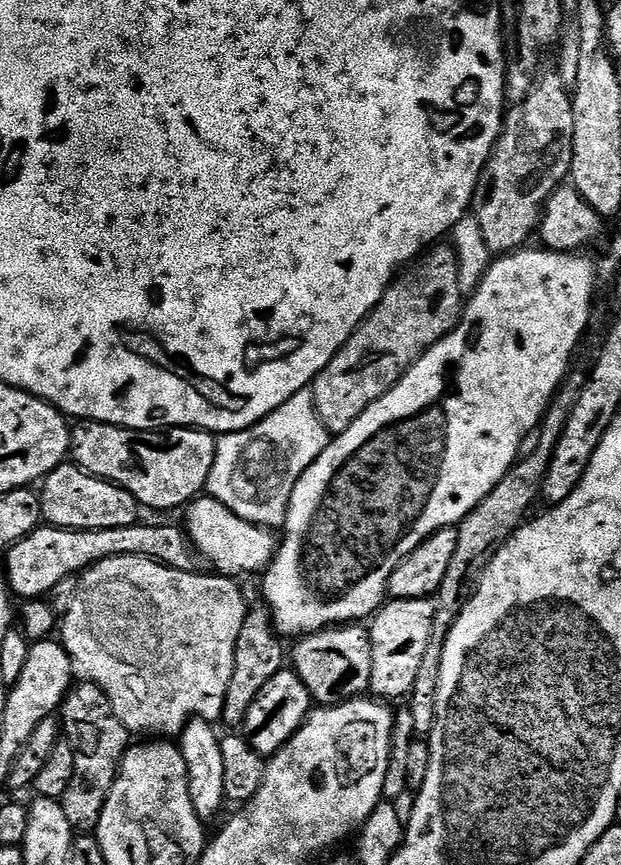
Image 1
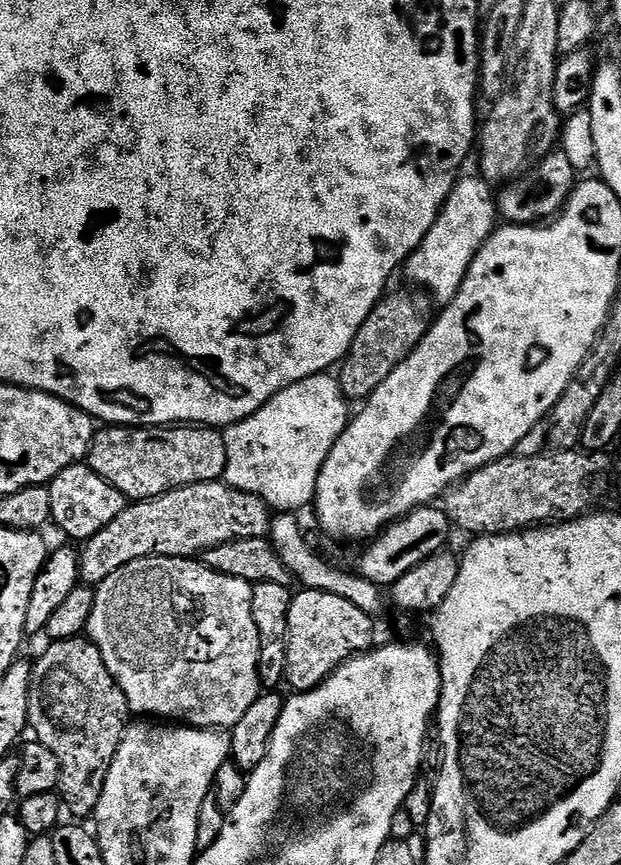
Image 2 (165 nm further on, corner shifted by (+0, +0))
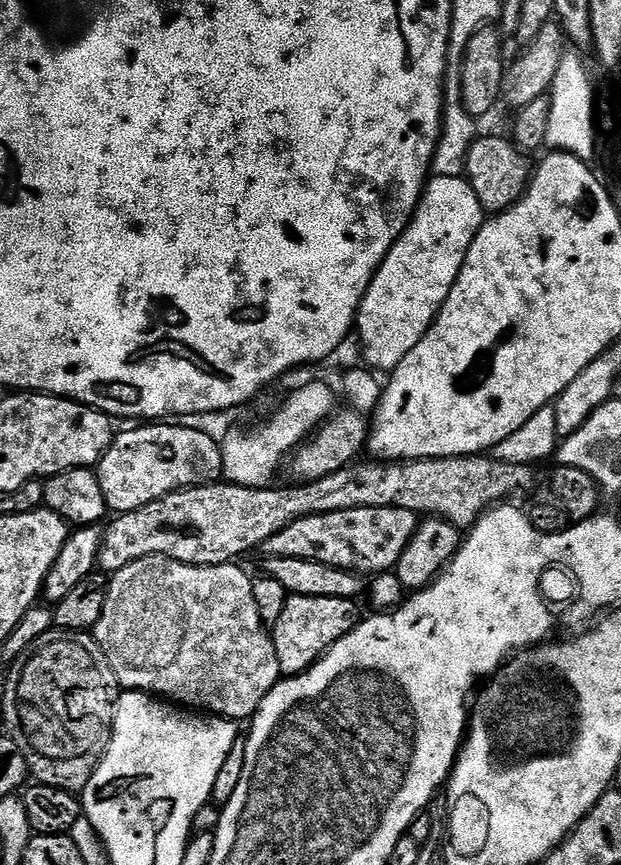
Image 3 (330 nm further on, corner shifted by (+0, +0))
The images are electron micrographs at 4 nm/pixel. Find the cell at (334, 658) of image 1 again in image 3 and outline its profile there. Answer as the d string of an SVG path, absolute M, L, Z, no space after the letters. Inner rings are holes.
M289 595L278 622L271 625L270 635L274 642L274 654L278 654L278 666L285 677L301 676L308 668L313 668L321 658L333 648L346 634L350 634L358 623L356 600L346 598L306 598Z

